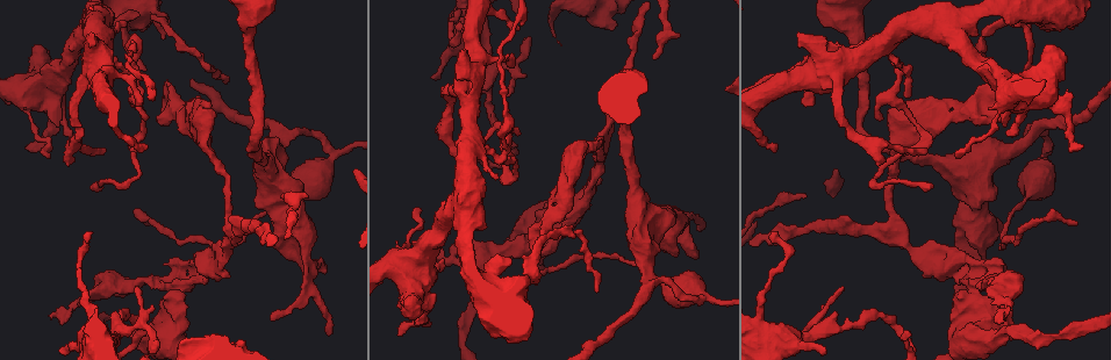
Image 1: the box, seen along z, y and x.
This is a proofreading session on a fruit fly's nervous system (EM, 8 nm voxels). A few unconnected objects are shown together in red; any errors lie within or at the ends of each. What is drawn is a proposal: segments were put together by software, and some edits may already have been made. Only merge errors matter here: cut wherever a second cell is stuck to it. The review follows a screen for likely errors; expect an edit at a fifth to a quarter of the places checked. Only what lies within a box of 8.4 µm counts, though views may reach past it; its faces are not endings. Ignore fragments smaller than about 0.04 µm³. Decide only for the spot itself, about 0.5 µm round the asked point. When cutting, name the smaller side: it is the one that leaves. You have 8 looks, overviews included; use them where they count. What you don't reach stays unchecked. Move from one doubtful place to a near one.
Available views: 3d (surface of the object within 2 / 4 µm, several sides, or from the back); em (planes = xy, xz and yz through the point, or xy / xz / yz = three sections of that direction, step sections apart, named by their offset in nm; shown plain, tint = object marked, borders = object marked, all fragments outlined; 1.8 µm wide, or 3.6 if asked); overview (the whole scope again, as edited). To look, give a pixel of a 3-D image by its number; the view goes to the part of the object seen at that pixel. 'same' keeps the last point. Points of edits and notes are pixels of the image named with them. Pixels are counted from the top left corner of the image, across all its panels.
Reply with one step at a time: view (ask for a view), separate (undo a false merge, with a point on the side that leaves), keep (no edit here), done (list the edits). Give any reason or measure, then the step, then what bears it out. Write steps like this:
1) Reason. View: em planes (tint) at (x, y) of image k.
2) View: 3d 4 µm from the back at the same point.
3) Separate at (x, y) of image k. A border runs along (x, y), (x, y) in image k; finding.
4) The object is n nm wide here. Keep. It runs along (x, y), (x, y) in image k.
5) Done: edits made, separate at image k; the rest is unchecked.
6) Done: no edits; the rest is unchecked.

Arms part here. View: em xz step 4 (tint) at (499, 159) of image 1.

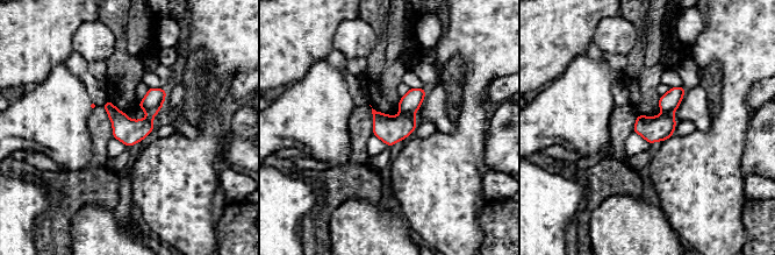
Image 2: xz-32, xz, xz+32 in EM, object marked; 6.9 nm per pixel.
View: em planes (borders) at the same point.

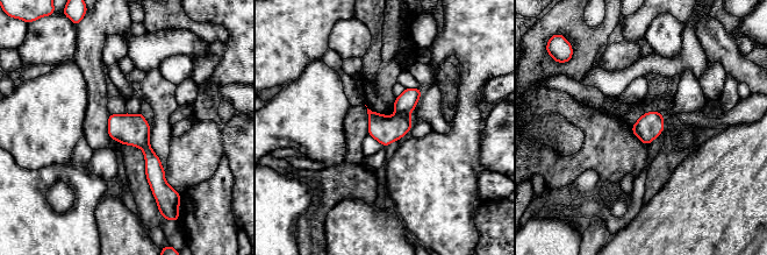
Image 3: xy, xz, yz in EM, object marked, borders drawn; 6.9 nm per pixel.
Separate at (404, 104) of image 3. A border runs along (396, 112), (408, 115) in image 3; two cells meet here.

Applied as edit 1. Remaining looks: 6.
Redraw. View: overview.

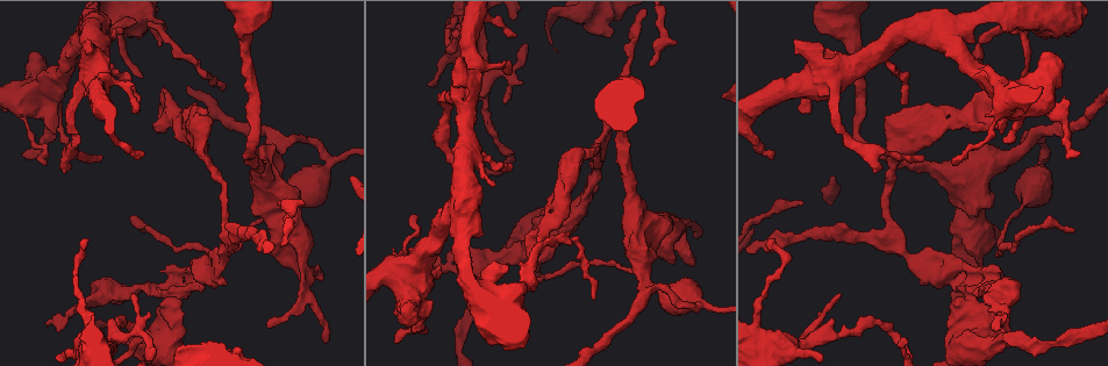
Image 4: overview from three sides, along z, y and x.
Sharp bend. View: em planes (tint) at (569, 223) of image 4.

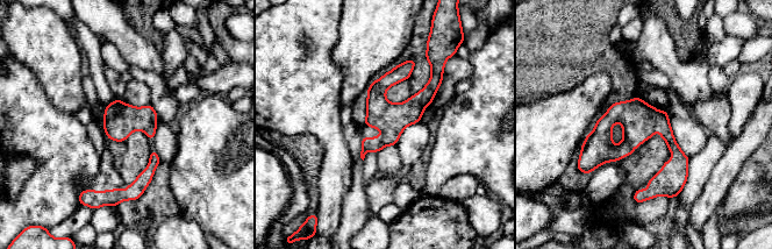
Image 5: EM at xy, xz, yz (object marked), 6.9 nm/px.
Keep. It runs along (438, 78), (378, 143), (364, 149) in image 5; continuous, no second cell.

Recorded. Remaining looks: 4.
Sudden change in width. View: 3d 4 µm from the back at (660, 290) of image 4.

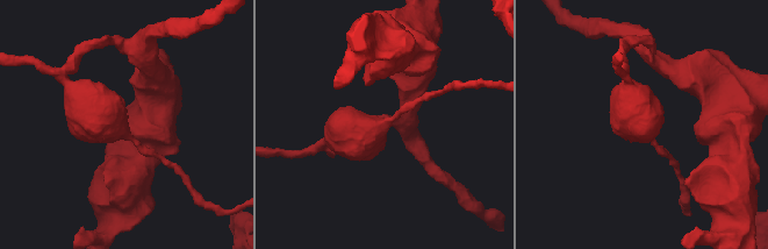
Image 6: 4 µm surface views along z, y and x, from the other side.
Now the EM. View: em 3.6 µm xz step 16 (tint) at (383, 126) of image 6.

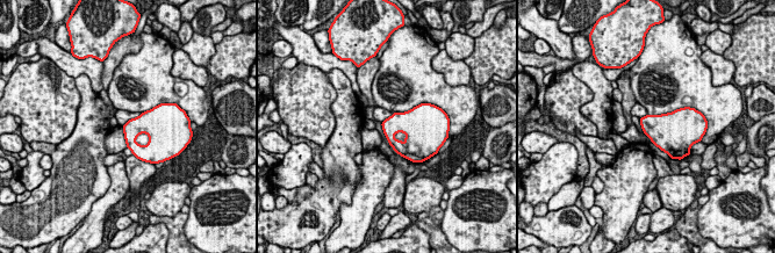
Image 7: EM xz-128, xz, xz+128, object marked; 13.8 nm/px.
Cut it another way. View: em 3.6 µm xy step 8 (tint) at the same point.

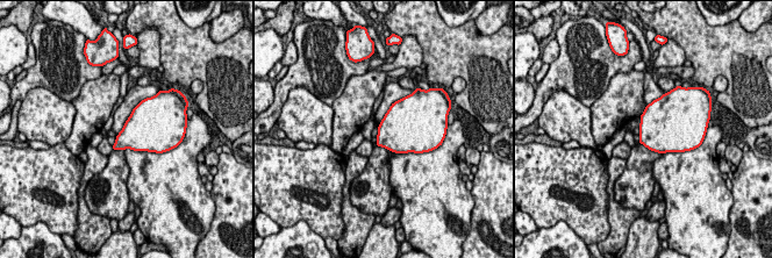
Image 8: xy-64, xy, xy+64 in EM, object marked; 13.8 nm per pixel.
Keep. One cell here.

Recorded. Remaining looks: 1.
Done: edits made, separate at image 3; the rest is unchecked.

